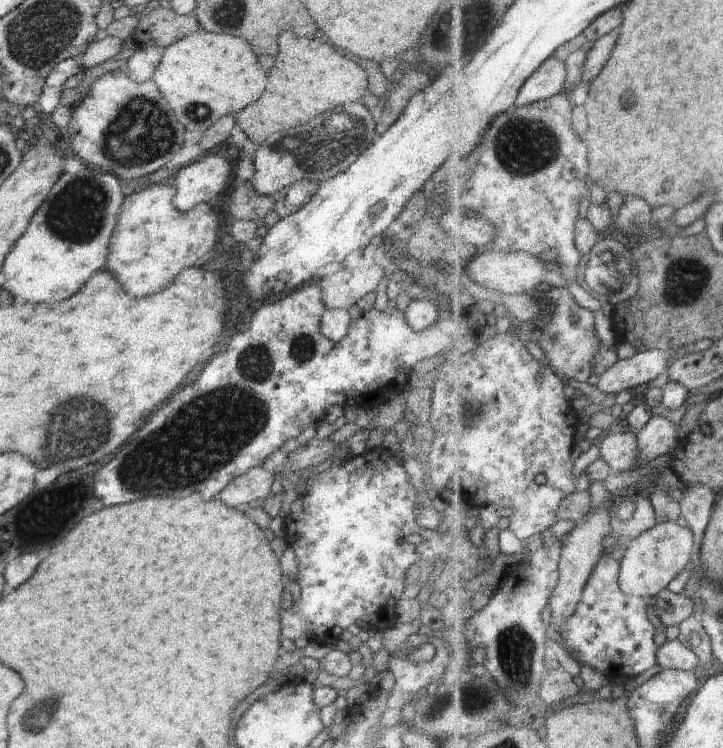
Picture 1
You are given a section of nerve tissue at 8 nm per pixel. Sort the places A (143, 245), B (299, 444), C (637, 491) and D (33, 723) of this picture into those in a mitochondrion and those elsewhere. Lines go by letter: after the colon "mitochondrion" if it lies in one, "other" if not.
A: other
B: other
C: other
D: mitochondrion

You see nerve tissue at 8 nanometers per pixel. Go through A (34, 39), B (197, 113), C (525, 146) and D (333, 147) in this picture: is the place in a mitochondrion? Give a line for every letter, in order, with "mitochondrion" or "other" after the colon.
A: mitochondrion
B: mitochondrion
C: mitochondrion
D: mitochondrion

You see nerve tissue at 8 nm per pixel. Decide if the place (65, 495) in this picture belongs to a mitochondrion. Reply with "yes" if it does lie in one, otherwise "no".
no

